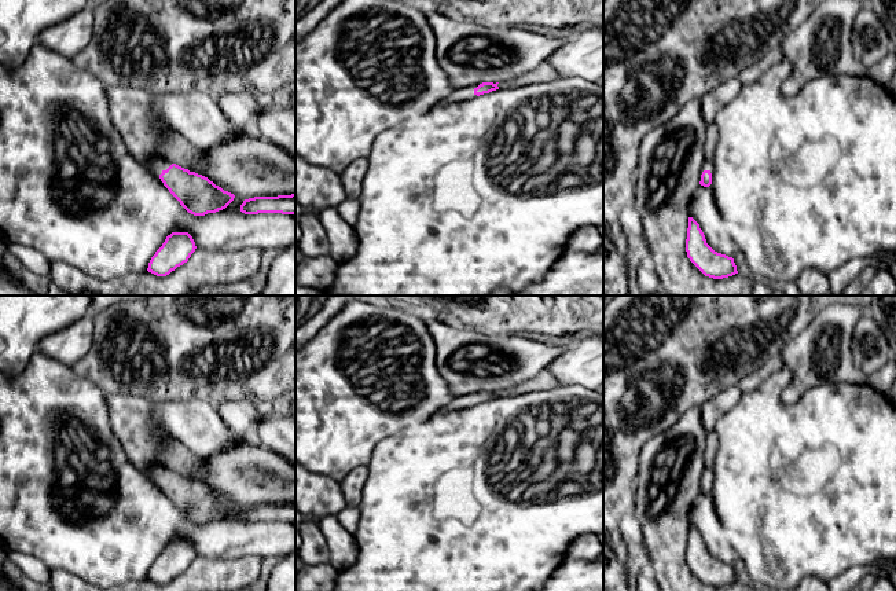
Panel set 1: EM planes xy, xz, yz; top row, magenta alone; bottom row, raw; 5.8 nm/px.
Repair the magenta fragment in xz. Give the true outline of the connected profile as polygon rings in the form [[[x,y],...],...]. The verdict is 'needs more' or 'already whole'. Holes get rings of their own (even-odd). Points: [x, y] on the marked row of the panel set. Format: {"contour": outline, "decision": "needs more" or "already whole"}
{"contour": [[[482,82],[480,84],[477,88],[474,89],[469,89],[469,88],[458,88],[455,89],[443,103],[455,103],[455,102],[463,102],[466,100],[470,95],[484,95],[484,93],[489,93],[492,91],[499,89],[497,87],[499,82],[493,84],[493,82]]], "decision": "needs more"}

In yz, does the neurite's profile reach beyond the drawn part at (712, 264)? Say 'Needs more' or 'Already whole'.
Already whole

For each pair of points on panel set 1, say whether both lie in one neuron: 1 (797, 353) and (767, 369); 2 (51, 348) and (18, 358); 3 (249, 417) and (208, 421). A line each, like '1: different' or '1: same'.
1: different
2: different
3: different

